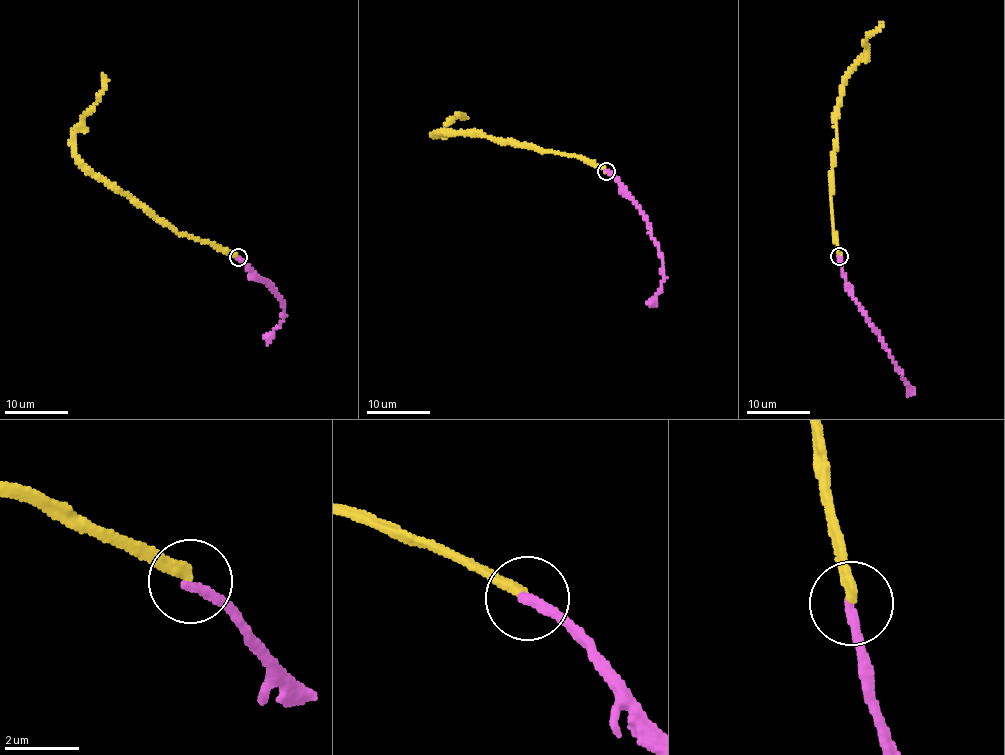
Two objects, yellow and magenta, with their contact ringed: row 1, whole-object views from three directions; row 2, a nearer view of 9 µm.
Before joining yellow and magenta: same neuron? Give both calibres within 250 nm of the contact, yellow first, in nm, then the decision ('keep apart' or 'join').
calibres 280 and 280 nm; keep apart

